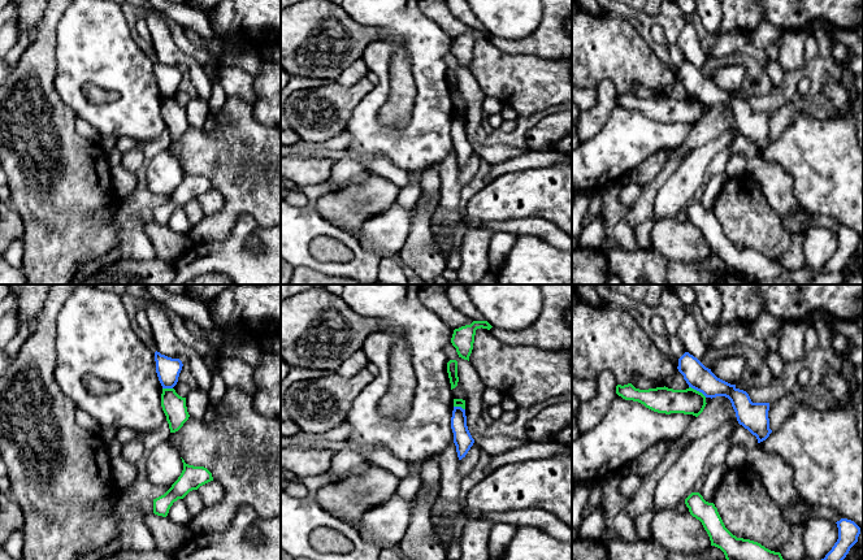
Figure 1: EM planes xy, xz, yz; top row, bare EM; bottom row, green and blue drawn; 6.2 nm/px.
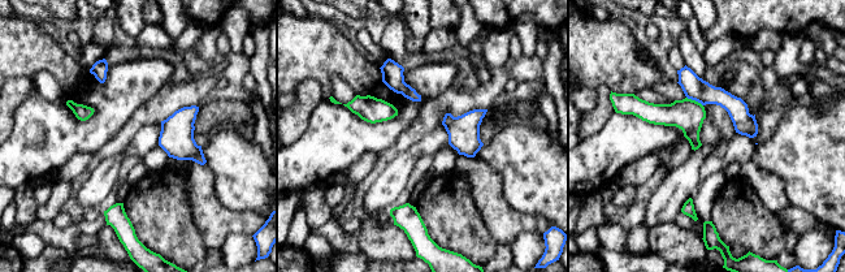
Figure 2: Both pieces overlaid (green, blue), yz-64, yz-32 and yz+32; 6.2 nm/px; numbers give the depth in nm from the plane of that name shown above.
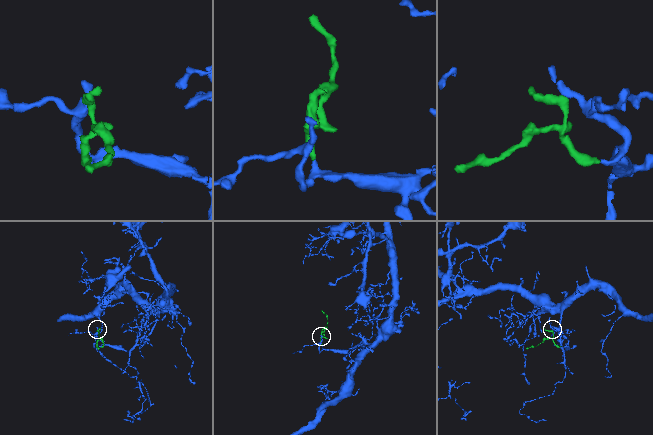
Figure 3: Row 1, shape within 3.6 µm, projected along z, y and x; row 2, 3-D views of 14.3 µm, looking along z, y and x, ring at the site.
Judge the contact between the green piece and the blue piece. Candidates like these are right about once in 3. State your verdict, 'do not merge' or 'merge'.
merge

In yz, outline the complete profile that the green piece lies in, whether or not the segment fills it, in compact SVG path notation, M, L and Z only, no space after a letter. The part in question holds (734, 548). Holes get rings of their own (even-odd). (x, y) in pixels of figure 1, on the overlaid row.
M691 492L685 499L685 504L690 515L702 522L711 546L720 548L727 560L784 560L780 552L733 535L725 528L715 504L706 502L699 492Z

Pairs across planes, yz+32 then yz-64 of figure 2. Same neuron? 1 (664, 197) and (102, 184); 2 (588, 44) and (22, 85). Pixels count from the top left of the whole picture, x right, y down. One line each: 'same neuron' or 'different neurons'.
1: same neuron
2: different neurons

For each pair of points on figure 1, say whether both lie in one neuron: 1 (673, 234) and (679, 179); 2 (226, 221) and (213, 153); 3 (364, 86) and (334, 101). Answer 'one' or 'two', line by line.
1: two
2: one
3: one

